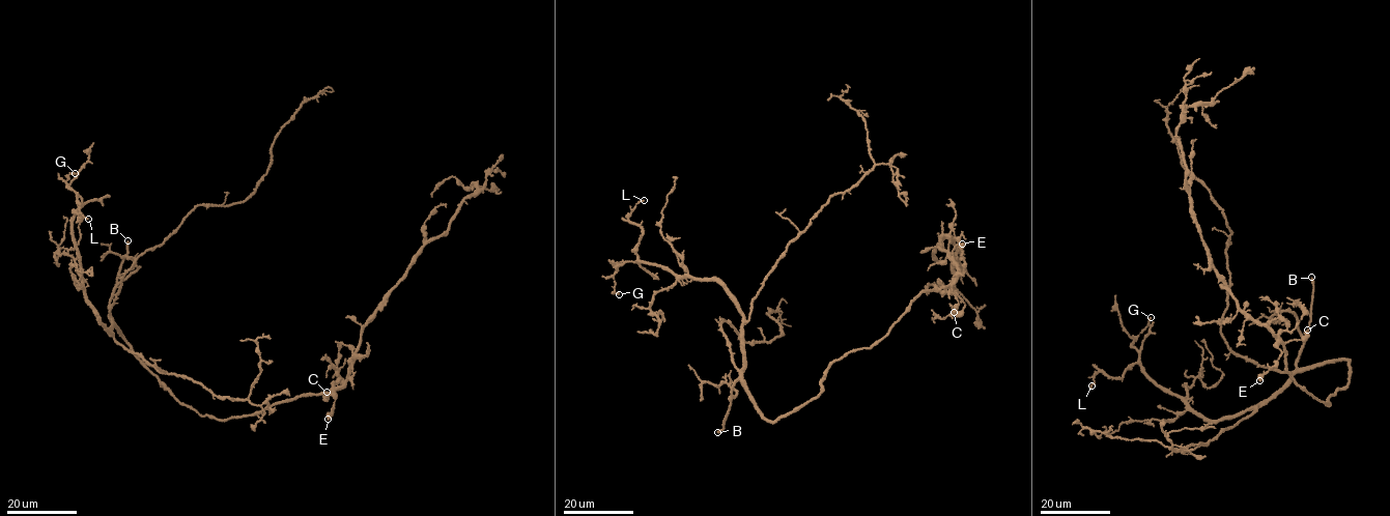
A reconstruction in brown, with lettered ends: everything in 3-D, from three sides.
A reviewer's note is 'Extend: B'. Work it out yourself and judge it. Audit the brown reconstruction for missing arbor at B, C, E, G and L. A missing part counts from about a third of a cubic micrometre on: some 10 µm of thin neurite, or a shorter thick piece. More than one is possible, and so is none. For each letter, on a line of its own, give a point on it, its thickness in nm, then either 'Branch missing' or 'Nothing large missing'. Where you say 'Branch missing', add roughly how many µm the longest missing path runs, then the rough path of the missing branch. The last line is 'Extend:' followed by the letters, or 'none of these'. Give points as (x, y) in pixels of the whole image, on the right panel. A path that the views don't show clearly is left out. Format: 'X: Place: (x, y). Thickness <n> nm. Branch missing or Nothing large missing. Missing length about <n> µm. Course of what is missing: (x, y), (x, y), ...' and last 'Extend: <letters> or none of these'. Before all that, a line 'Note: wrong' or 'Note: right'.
Note: right
B: Place: (1311, 277). Thickness 360 nm. Branch missing. Missing length about 120 µm
C: Place: (1307, 330). Thickness 340 nm. Nothing large missing
E: Place: (1259, 380). Thickness 650 nm. Nothing large missing
G: Place: (1151, 317). Thickness 360 nm. Nothing large missing
L: Place: (1091, 385). Thickness 240 nm. Nothing large missing
Extend: B

